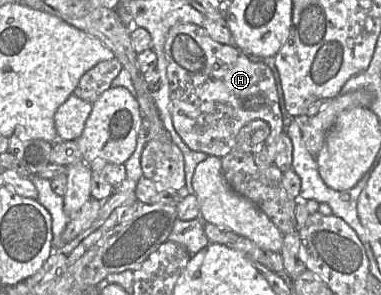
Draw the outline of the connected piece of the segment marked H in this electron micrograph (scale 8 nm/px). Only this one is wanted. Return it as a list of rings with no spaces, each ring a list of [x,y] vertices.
[[[176,24],[165,42],[170,106],[176,131],[190,149],[222,158],[236,144],[240,129],[255,119],[268,122],[270,134],[254,155],[259,167],[274,164],[278,143],[284,132],[283,115],[272,70],[262,62],[252,62],[234,45],[213,40],[195,24]]]

